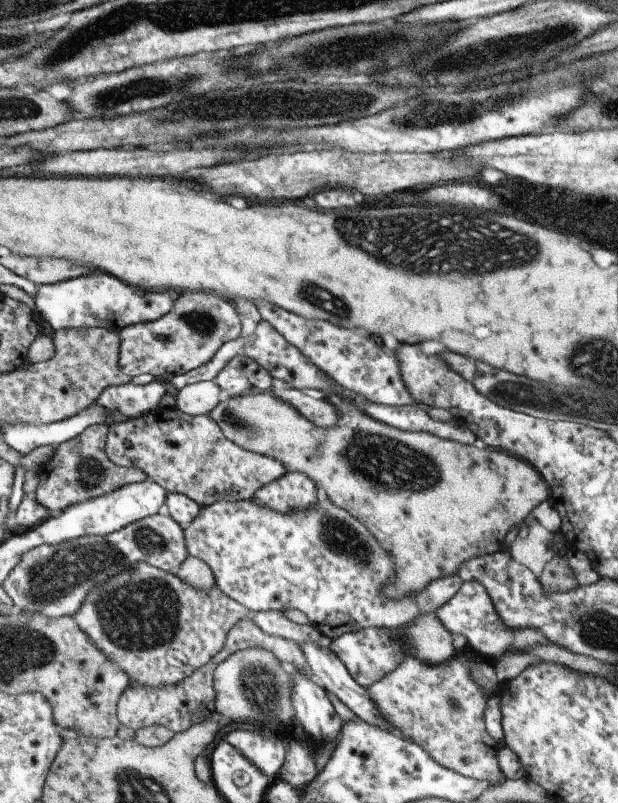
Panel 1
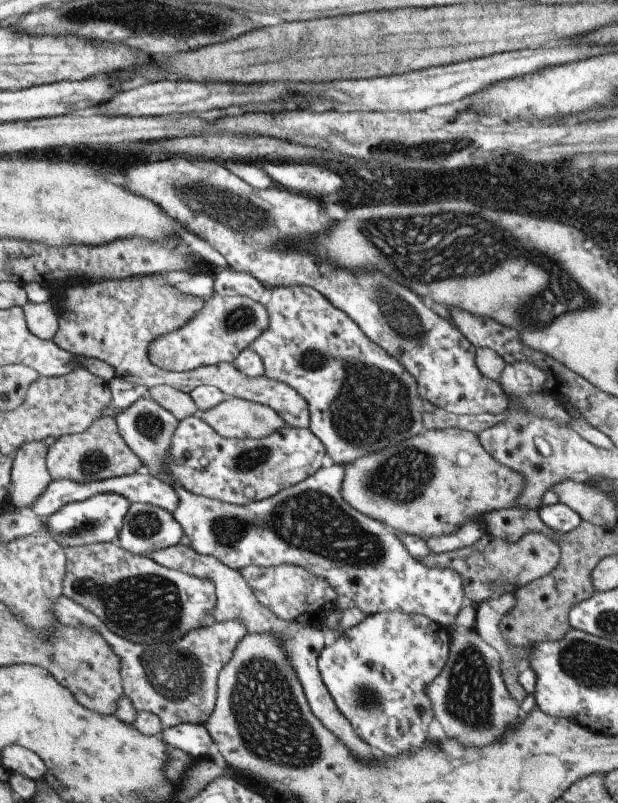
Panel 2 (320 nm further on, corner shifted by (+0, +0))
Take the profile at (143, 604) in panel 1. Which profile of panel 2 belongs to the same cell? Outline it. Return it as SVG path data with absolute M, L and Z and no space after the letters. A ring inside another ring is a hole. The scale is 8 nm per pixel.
M98 542L66 551L66 577L64 594L99 615L115 634L136 642L178 640L190 630L201 629L213 622L212 614L218 604L216 584L213 581L170 569L145 555L136 555L116 542Z

